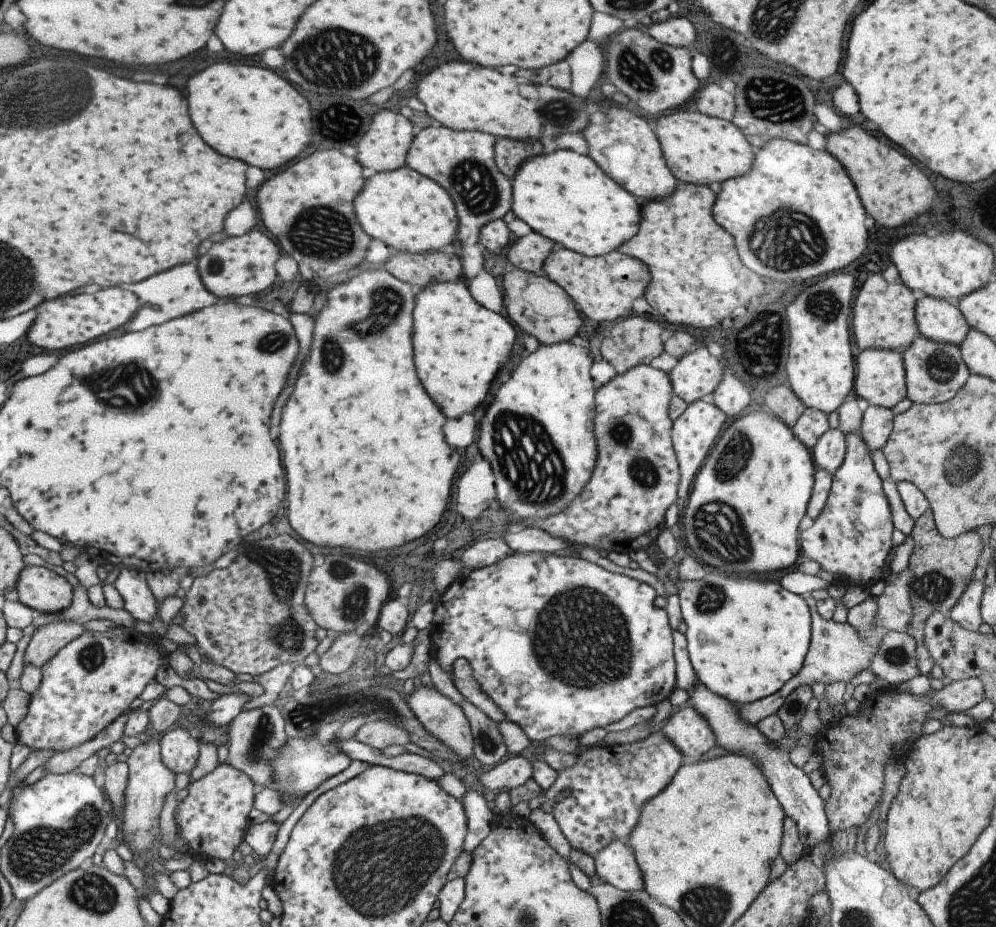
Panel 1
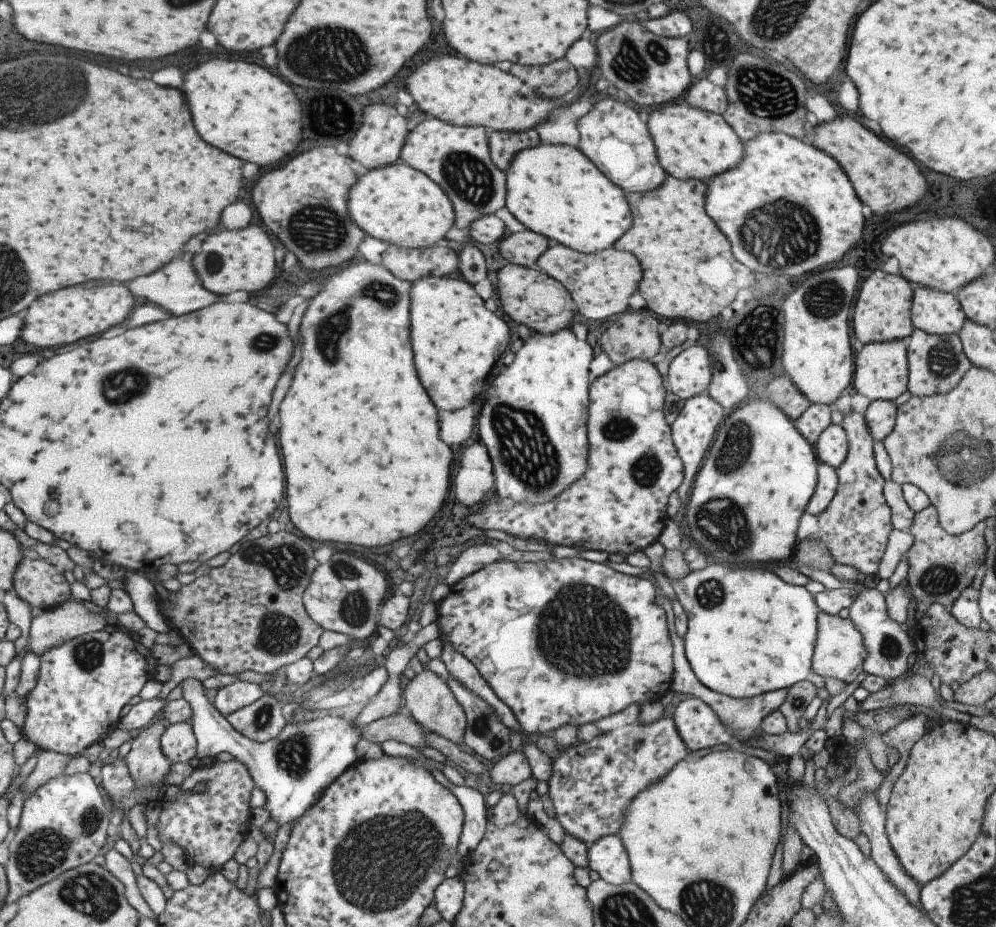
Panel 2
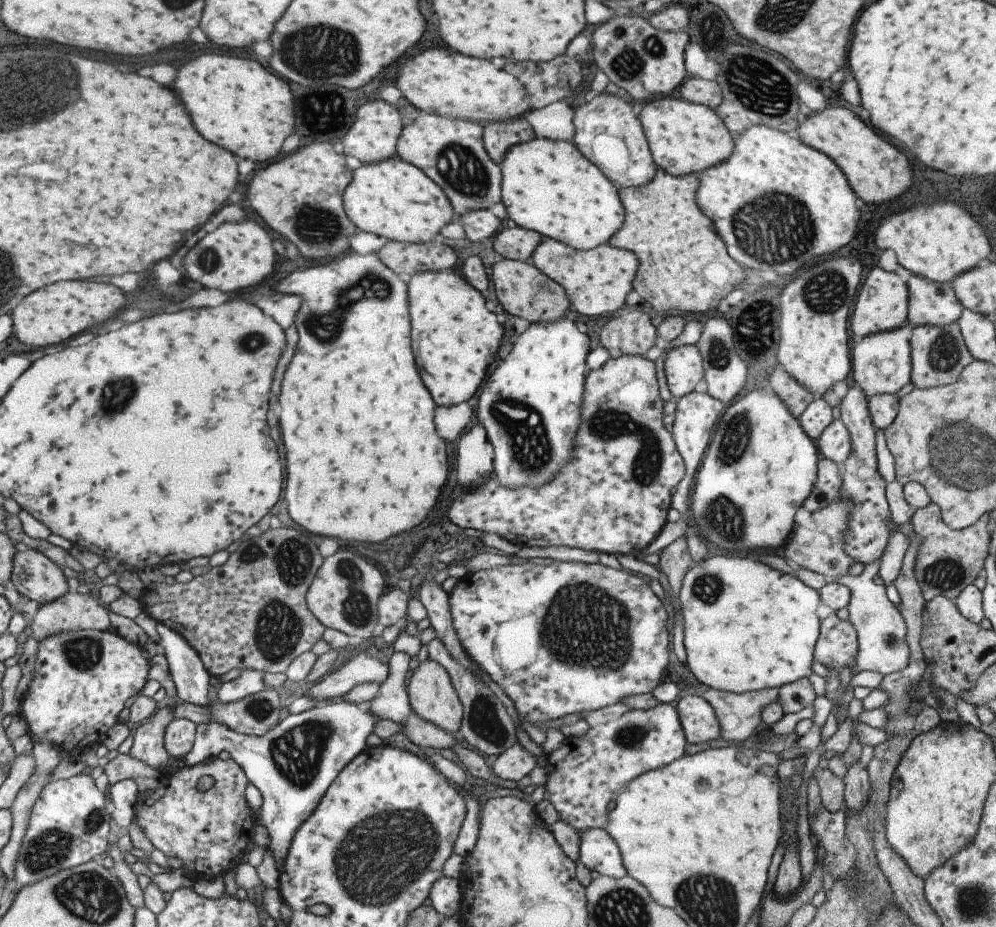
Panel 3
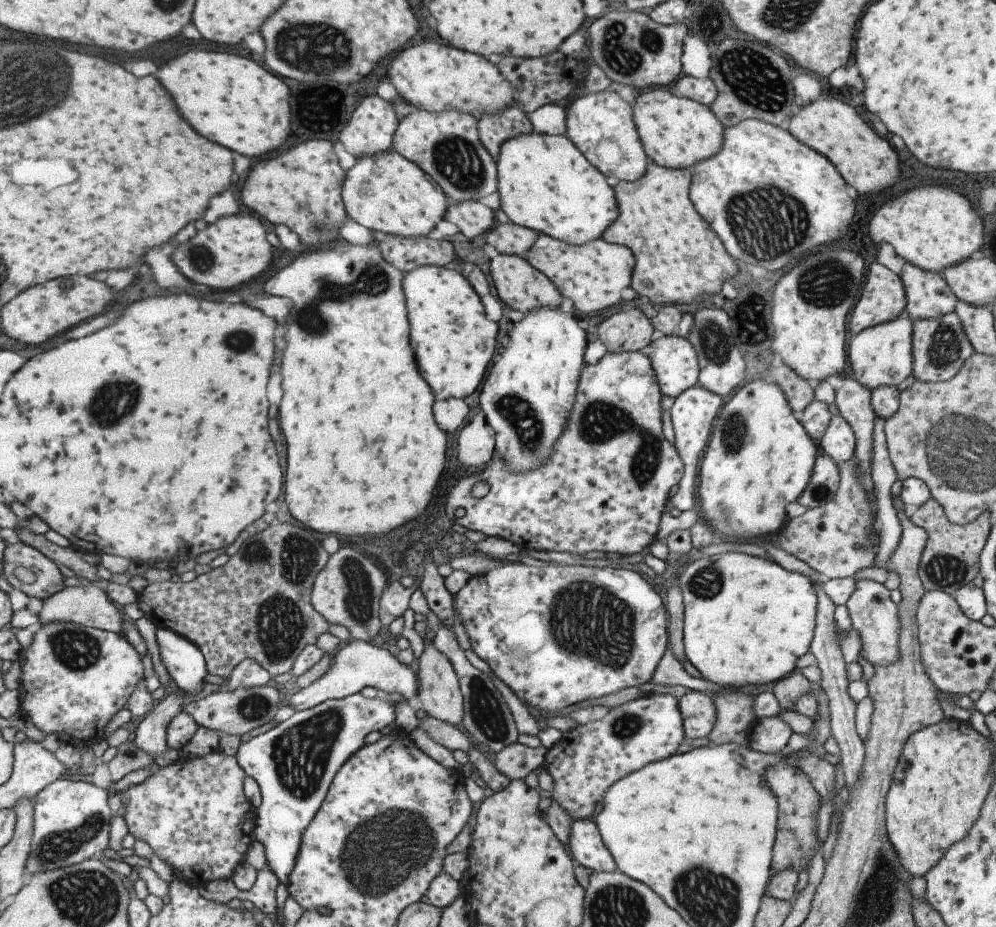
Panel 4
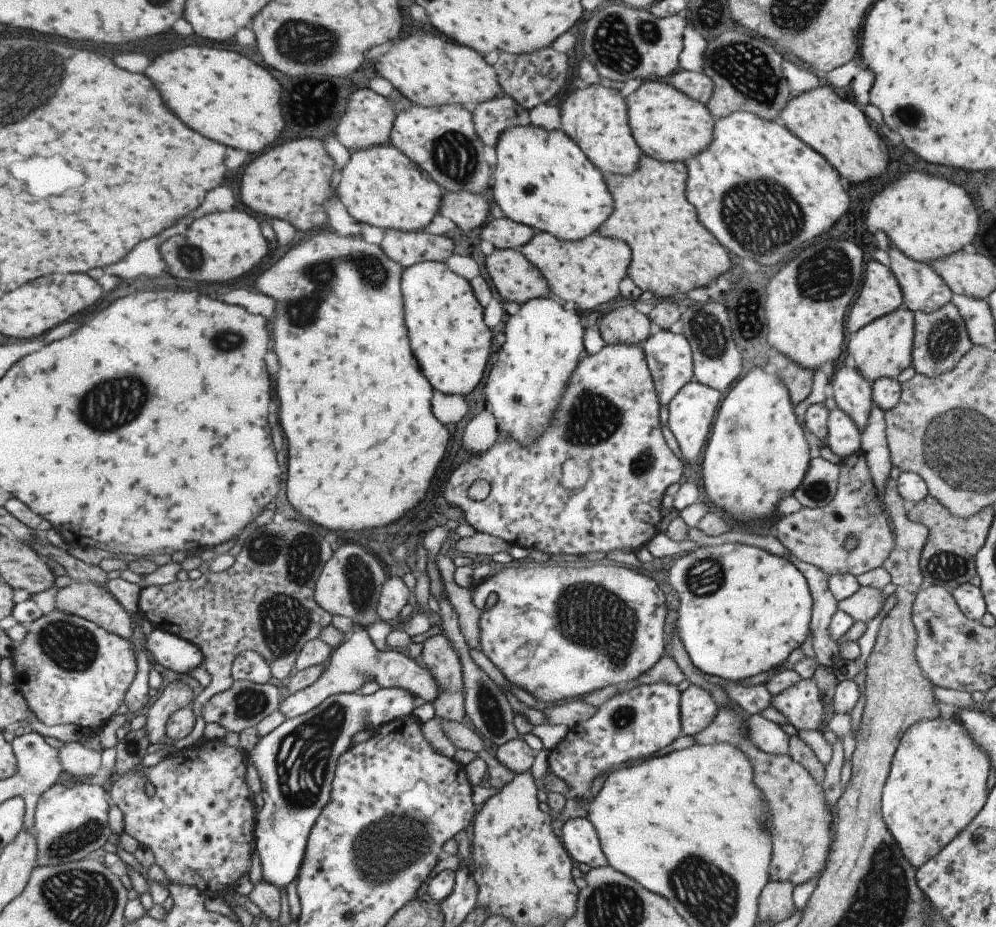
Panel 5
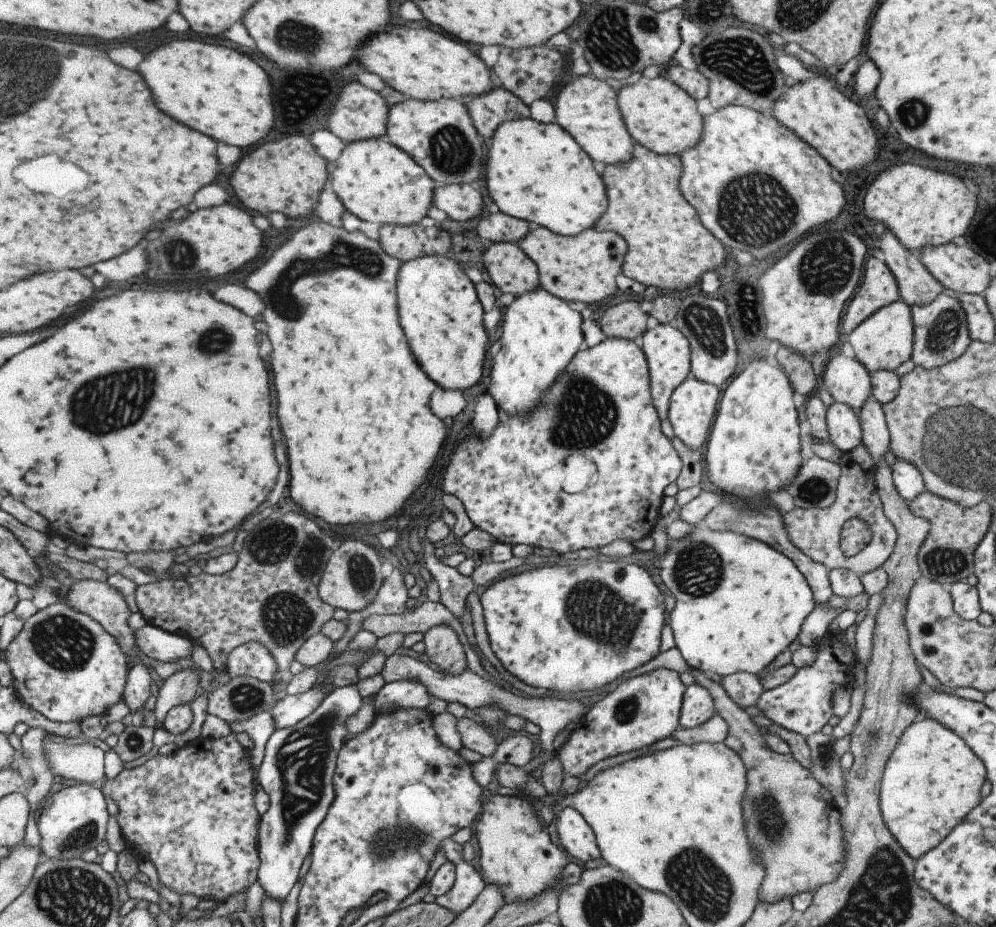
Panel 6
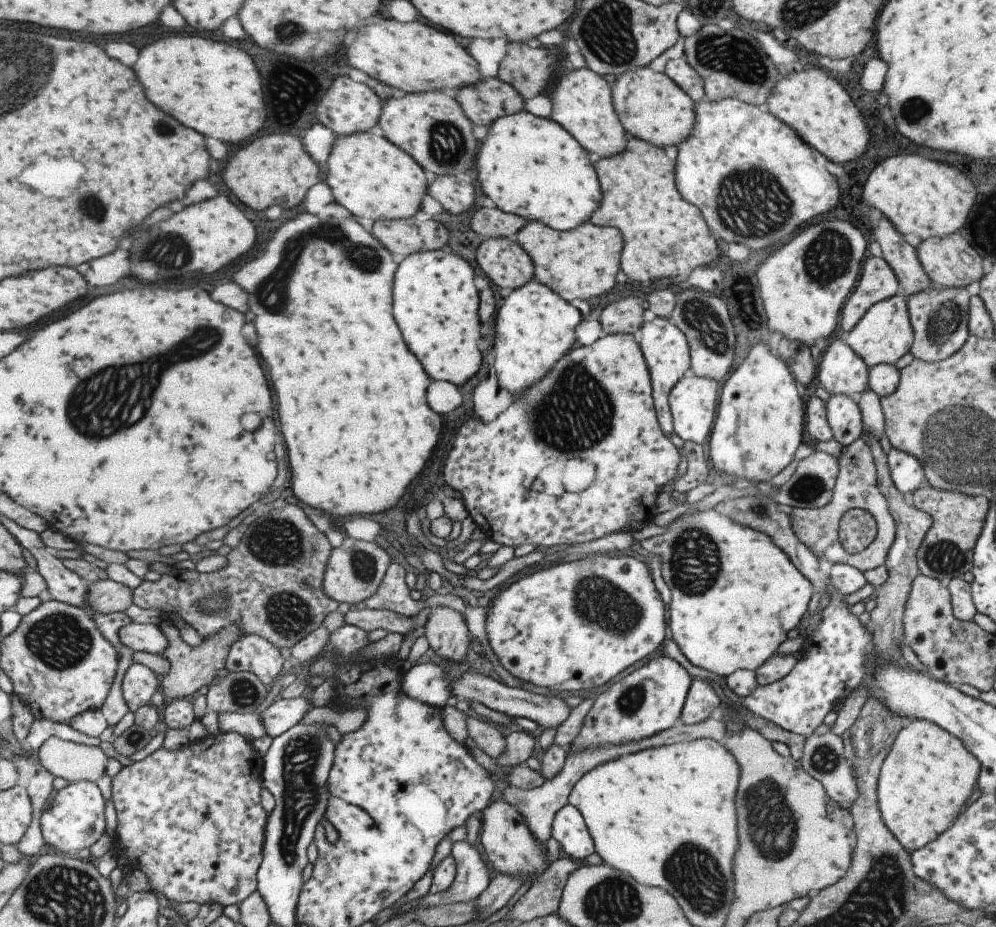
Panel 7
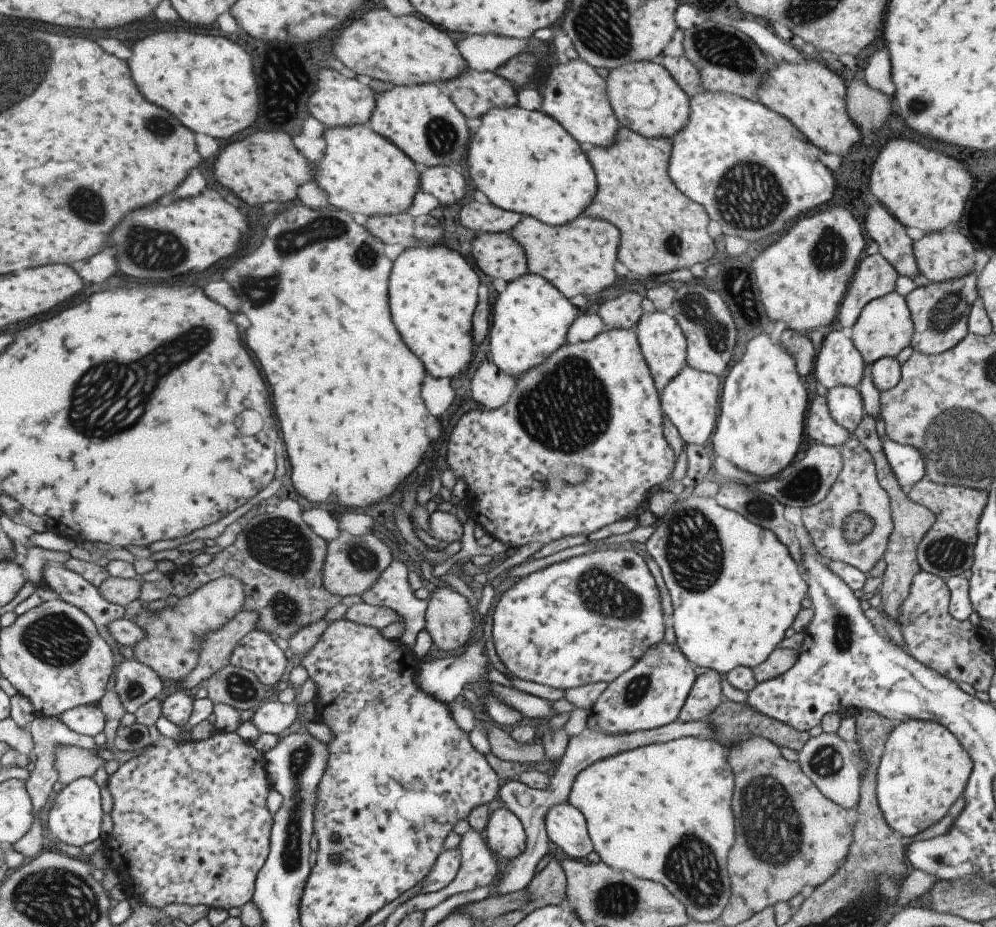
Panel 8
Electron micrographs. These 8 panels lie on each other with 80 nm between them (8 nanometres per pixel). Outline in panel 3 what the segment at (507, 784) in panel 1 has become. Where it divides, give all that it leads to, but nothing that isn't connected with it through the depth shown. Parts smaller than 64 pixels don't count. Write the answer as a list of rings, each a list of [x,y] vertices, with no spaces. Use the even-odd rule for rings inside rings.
[[[515,743],[501,752],[491,764],[491,772],[501,780],[520,783],[537,766],[537,756],[527,752],[521,744]]]

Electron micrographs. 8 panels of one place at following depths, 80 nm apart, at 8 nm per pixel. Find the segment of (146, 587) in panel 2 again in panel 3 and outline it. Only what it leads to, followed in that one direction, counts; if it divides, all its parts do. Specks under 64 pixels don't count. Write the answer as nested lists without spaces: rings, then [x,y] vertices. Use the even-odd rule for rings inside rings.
[[[156,624],[158,648],[165,657],[168,672],[179,700],[209,708],[209,676],[197,652],[179,634]],[[345,700],[323,703],[290,715],[263,736],[237,734],[217,720],[207,720],[196,725],[192,751],[181,760],[186,766],[195,766],[217,757],[222,750],[229,754],[260,793],[259,826],[266,829],[269,838],[266,851],[271,852],[275,868],[281,870],[297,828],[313,814],[341,768],[366,749],[367,736],[377,720],[381,720],[369,709],[360,710],[357,706],[358,703]]]

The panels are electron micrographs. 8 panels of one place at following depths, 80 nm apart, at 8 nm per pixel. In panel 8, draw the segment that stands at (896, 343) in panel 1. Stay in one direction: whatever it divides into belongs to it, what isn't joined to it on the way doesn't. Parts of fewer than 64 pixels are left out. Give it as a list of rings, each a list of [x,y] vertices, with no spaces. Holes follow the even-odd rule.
[[[879,253],[859,260],[839,303],[839,310],[836,310],[837,322],[844,331],[847,332],[855,324],[865,304],[894,290],[897,276]]]

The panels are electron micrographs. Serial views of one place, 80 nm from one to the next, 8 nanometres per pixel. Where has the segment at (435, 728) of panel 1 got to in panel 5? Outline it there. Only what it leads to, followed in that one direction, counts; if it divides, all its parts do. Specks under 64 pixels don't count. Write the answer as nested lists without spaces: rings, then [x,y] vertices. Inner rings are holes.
[[[435,634],[422,643],[421,662],[439,684],[437,698],[431,702],[435,717],[460,722],[465,716],[462,698],[461,662],[443,634]]]

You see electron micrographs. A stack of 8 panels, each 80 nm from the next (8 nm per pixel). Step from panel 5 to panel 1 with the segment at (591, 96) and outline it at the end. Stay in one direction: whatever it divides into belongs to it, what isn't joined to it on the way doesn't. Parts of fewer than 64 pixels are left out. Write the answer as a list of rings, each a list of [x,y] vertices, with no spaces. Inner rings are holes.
[[[623,106],[603,110],[606,119],[602,124],[589,124],[579,132],[588,144],[587,156],[621,188],[634,197],[664,199],[674,192],[678,180],[667,168],[656,134],[643,117],[635,116]]]

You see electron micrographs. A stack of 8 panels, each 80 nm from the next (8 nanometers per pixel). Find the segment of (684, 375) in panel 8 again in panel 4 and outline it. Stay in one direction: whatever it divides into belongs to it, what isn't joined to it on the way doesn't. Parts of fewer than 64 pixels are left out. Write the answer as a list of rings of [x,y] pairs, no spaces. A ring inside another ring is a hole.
[[[698,384],[683,390],[673,401],[669,410],[669,418],[673,430],[673,447],[675,448],[681,463],[683,464],[682,478],[677,484],[677,494],[671,496],[673,509],[681,512],[691,510],[695,506],[695,478],[697,478],[699,468],[699,454],[703,452],[707,444],[707,436],[712,426],[712,421],[716,418],[717,412],[721,409],[723,400],[721,396],[700,387]]]

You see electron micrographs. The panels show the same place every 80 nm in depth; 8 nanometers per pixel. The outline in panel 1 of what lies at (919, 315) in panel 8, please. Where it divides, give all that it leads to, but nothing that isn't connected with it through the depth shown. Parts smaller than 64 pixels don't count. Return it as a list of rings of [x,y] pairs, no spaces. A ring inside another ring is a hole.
[[[917,336],[902,352],[906,398],[912,403],[937,404],[951,400],[965,384],[967,367],[963,364],[960,347],[927,340]]]

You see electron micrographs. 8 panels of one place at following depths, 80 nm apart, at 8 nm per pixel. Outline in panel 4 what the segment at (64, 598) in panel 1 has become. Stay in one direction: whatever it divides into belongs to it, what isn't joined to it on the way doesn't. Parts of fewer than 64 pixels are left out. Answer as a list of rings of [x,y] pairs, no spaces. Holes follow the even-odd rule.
[[[20,541],[7,542],[4,577],[32,601],[44,602],[65,589],[59,566],[45,554]]]

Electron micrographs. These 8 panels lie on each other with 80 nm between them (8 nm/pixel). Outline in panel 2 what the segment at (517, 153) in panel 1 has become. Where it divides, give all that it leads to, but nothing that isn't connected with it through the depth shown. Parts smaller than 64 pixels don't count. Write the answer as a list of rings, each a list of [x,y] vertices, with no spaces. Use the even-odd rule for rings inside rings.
[[[528,129],[520,133],[487,131],[487,142],[492,163],[505,172],[519,151],[536,147],[540,140],[535,129]]]

